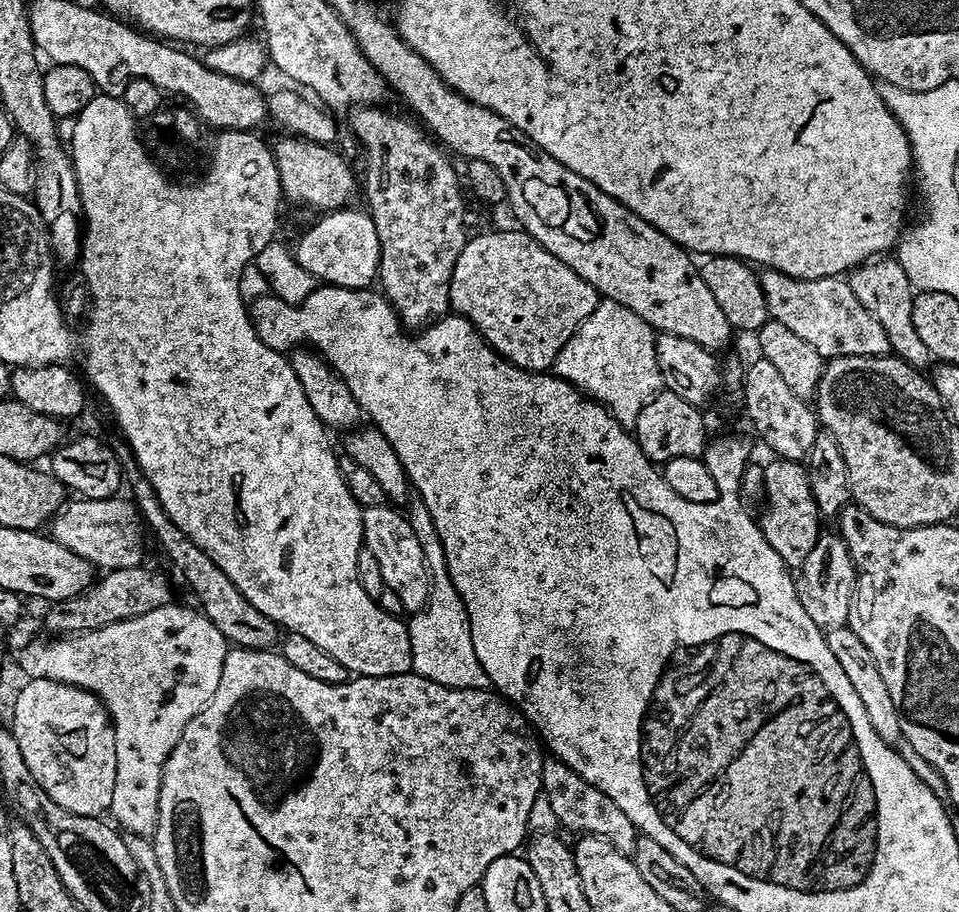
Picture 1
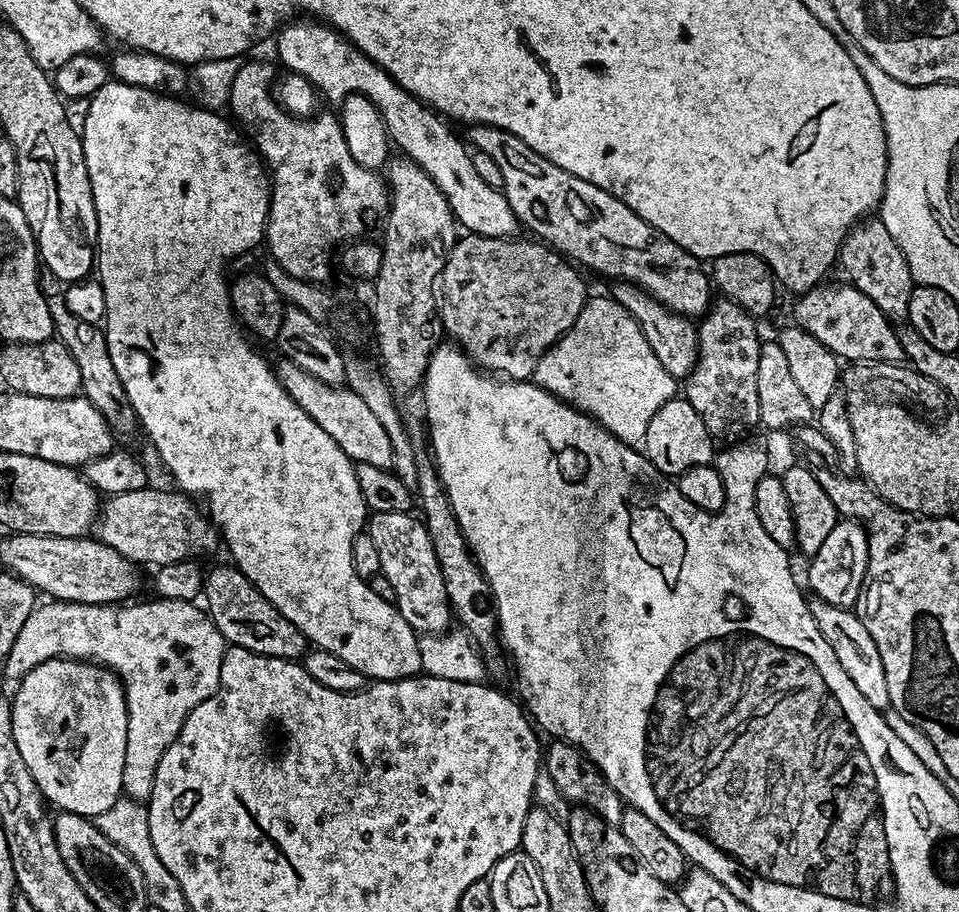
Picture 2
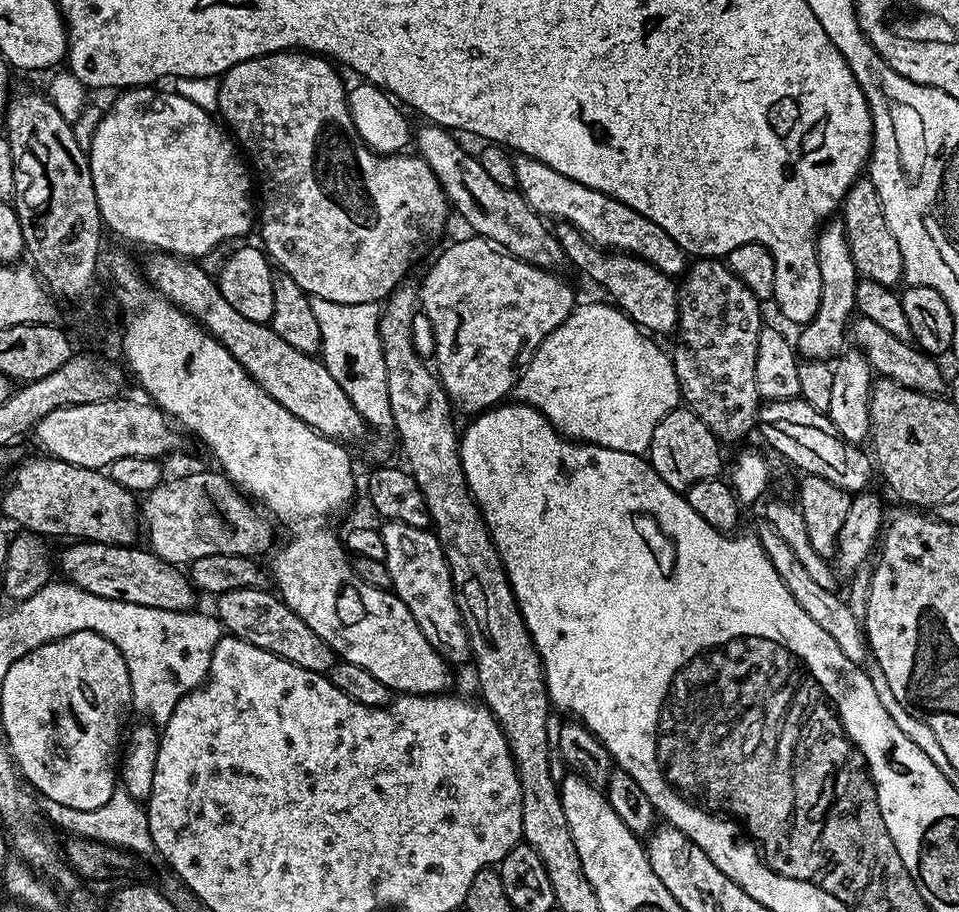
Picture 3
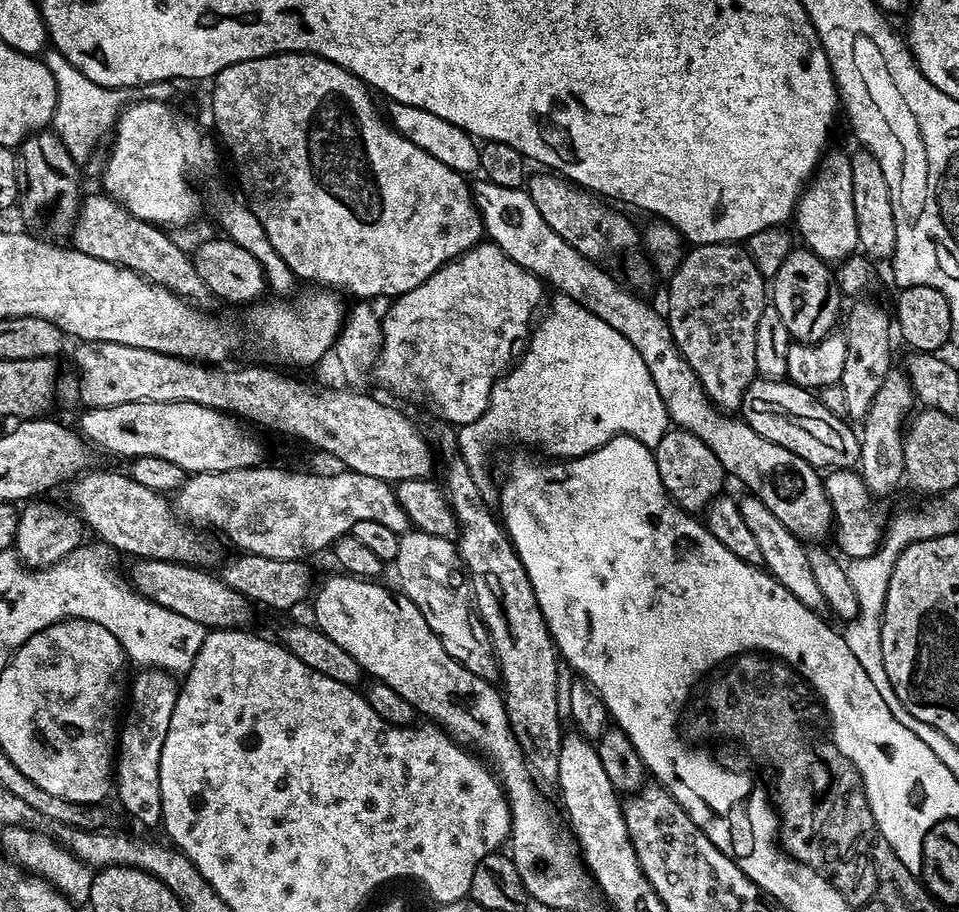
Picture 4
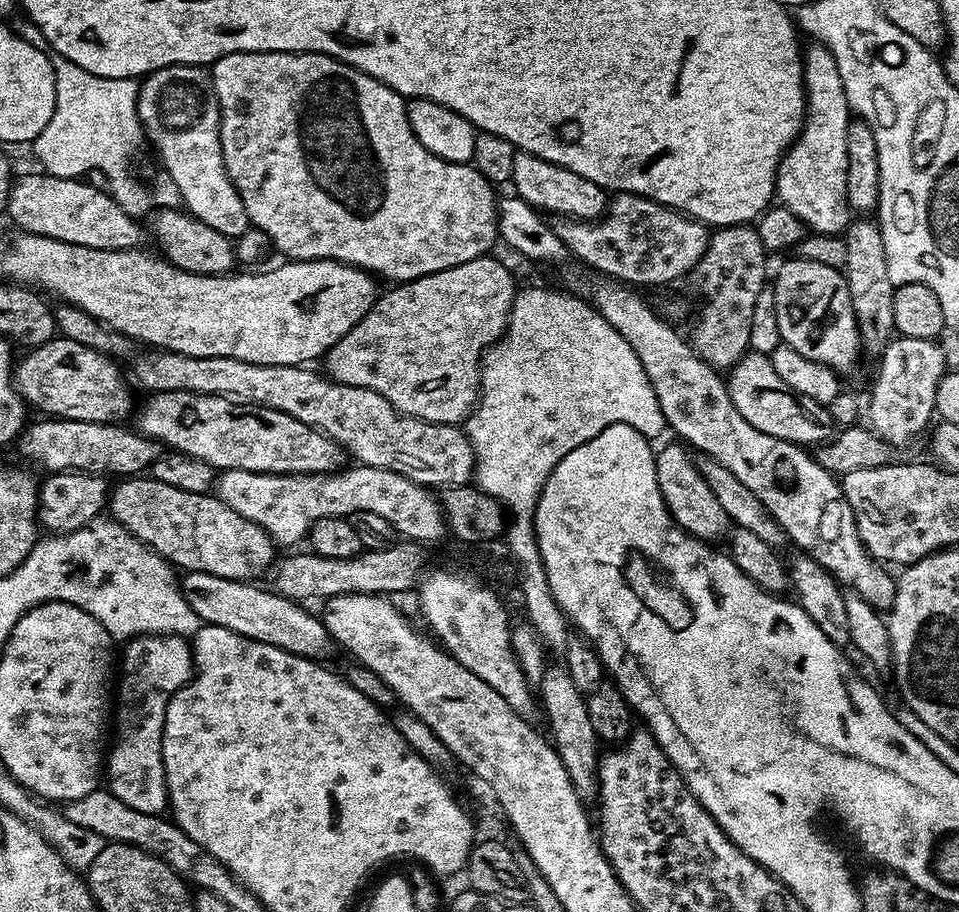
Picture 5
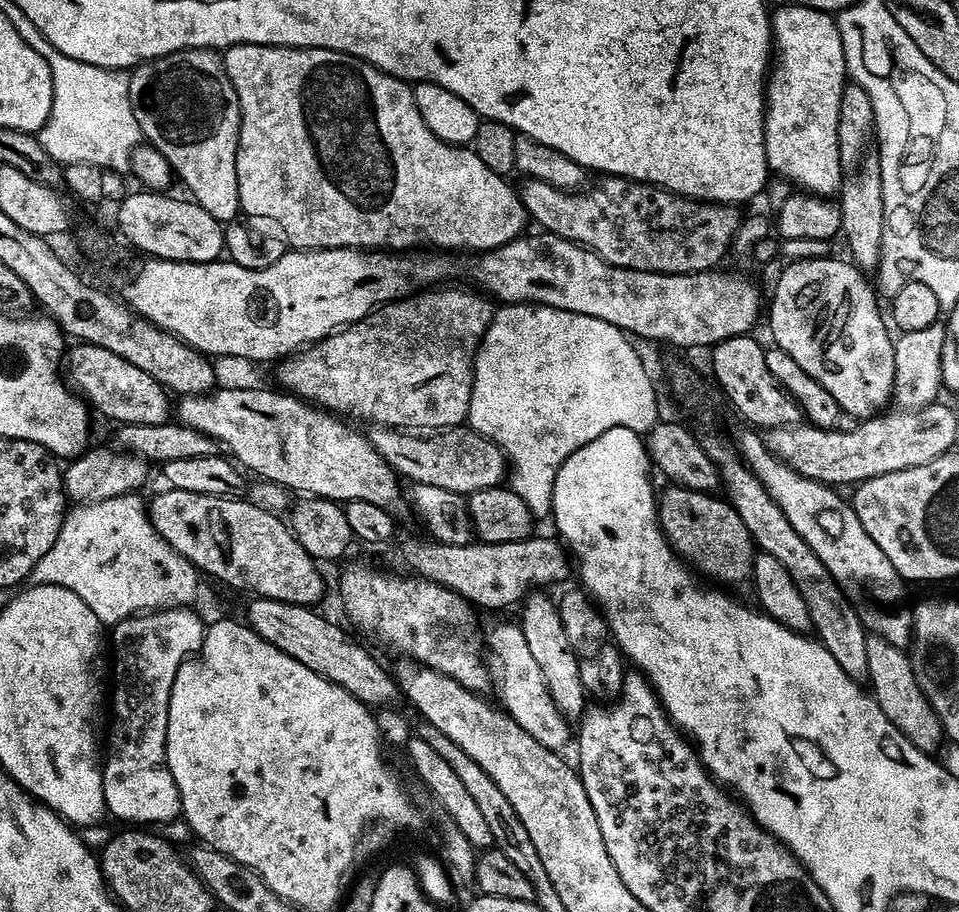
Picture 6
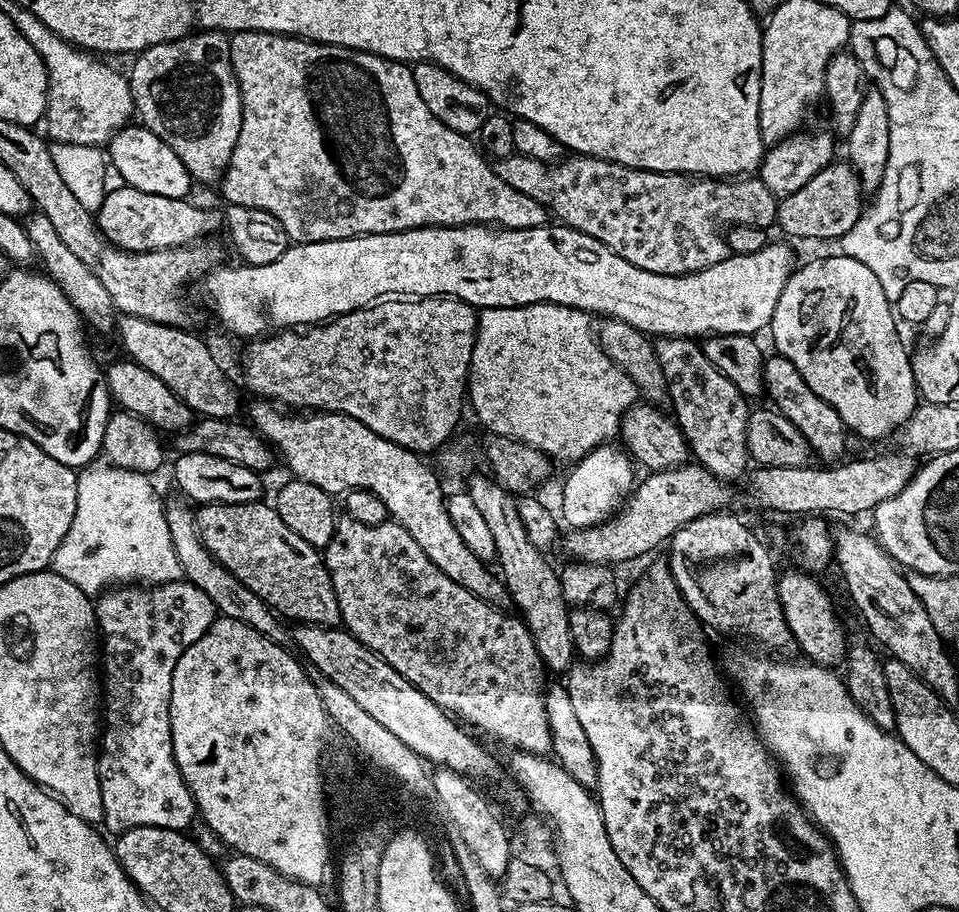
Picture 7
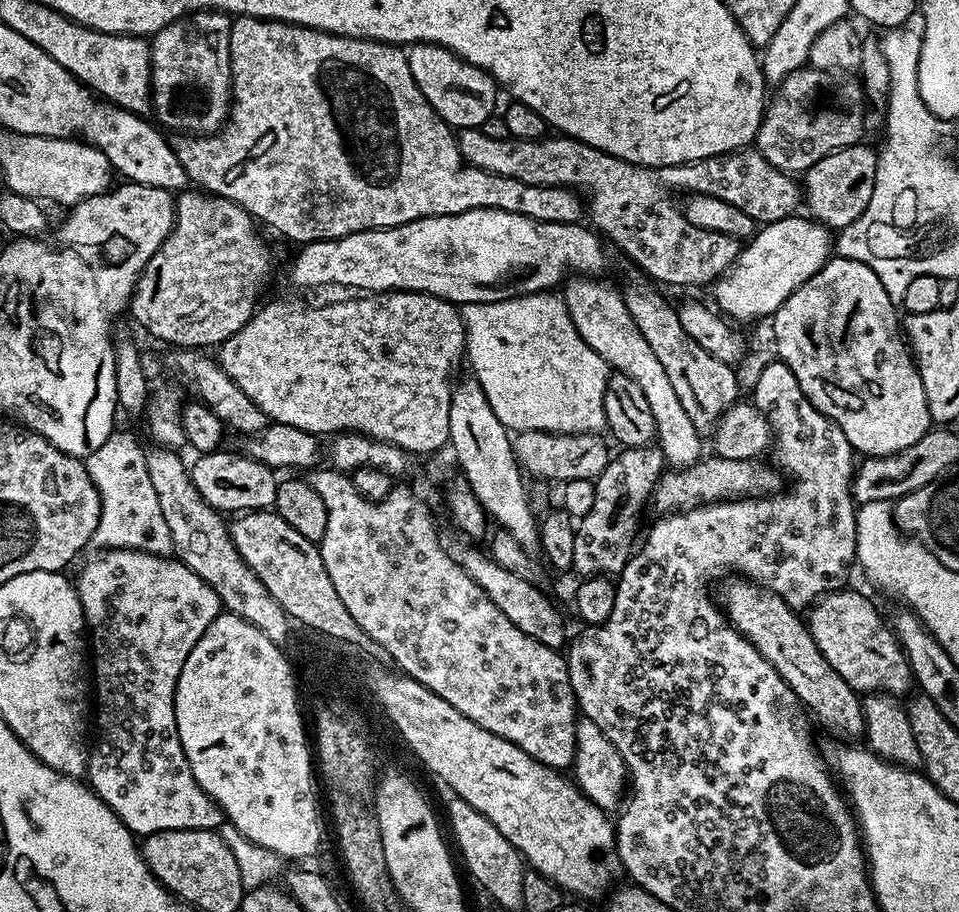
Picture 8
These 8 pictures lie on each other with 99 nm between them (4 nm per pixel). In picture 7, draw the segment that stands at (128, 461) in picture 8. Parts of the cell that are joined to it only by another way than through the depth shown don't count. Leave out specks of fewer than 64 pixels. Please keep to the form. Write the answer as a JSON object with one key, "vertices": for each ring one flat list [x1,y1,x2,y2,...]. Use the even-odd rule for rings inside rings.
{"vertices":[[88,466,77,475,78,506,74,510,74,522,66,530,66,538,58,546,50,568,66,582,74,582,78,590,88,596,99,597,105,590,117,586,151,586,169,584,184,579,184,571,174,554,174,542,170,538,170,526,166,526,165,501,160,501,156,488,143,472,103,466]]}

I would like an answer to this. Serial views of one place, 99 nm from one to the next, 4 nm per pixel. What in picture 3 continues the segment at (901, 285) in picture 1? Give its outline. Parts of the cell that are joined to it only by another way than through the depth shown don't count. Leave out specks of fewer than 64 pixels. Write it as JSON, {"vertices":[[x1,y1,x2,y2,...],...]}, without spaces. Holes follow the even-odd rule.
{"vertices":[[861,178,852,183,844,196,842,219,857,273,865,280,882,282,889,286,899,285,904,280,902,250,898,250,898,238,890,234,890,226,886,226,882,198,878,198,878,190,871,178]]}

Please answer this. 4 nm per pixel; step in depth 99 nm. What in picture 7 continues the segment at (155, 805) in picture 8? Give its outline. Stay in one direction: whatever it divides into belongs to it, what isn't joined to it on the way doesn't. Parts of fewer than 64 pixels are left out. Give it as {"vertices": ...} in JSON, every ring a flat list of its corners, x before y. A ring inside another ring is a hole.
{"vertices":[[187,580,151,586,117,586,95,601,96,627,102,637,102,743,98,748,98,782,102,786,103,827,119,834,127,828,154,826,188,830,197,819,196,799,186,786,174,758,170,734,170,686,178,658,217,619,215,606]]}

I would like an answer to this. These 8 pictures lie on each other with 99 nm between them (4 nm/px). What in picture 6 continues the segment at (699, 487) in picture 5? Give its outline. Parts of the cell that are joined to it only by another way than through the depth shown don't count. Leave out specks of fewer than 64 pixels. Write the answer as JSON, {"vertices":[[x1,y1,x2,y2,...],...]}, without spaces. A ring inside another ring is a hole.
{"vertices":[[669,483,667,485,668,489,663,493,662,491,658,496,658,515,660,518,660,528,664,532,664,537,668,539,668,543,672,545,672,549,676,552,676,555,684,561,685,564,691,566,701,577,709,576,712,580,717,580,717,585,728,586,724,584,745,584,749,583,752,574,752,557,754,555,754,545,752,543,752,535,750,530,746,530,746,522,742,522,742,518,738,518,738,514,732,505,728,503,727,499,721,498,719,500,719,495,710,492,699,492,698,490,690,490,689,488,683,488,680,484]]}

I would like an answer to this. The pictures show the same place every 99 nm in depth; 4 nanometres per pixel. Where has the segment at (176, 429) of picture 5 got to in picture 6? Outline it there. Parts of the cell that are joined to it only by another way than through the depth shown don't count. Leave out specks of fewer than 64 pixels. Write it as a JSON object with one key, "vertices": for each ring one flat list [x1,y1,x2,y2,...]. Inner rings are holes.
{"vertices":[[219,388,202,396,179,397,174,404,174,416,182,426,190,426,190,430,198,430,216,441,241,469,249,473,252,471,261,481,280,484,292,494,321,496,337,502,365,500,393,514,399,513,403,504,405,507,405,497,404,500,400,497,401,477,374,450,367,435,363,431,360,433,347,428,339,415,321,410,284,390,271,392,268,388]]}

